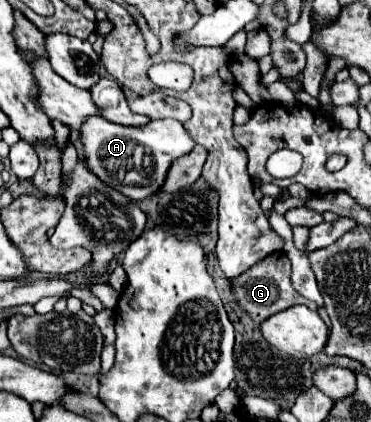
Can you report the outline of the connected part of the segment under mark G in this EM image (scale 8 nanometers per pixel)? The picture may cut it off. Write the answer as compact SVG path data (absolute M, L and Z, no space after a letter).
M283 251L279 253L271 253L267 259L259 261L255 267L247 269L235 283L233 283L233 295L239 303L239 307L243 307L247 311L247 315L253 319L253 321L265 321L267 317L283 311L283 309L289 309L293 305L307 305L311 311L317 311L317 305L305 297L301 297L293 285L291 285L291 261L287 259L287 255Z

